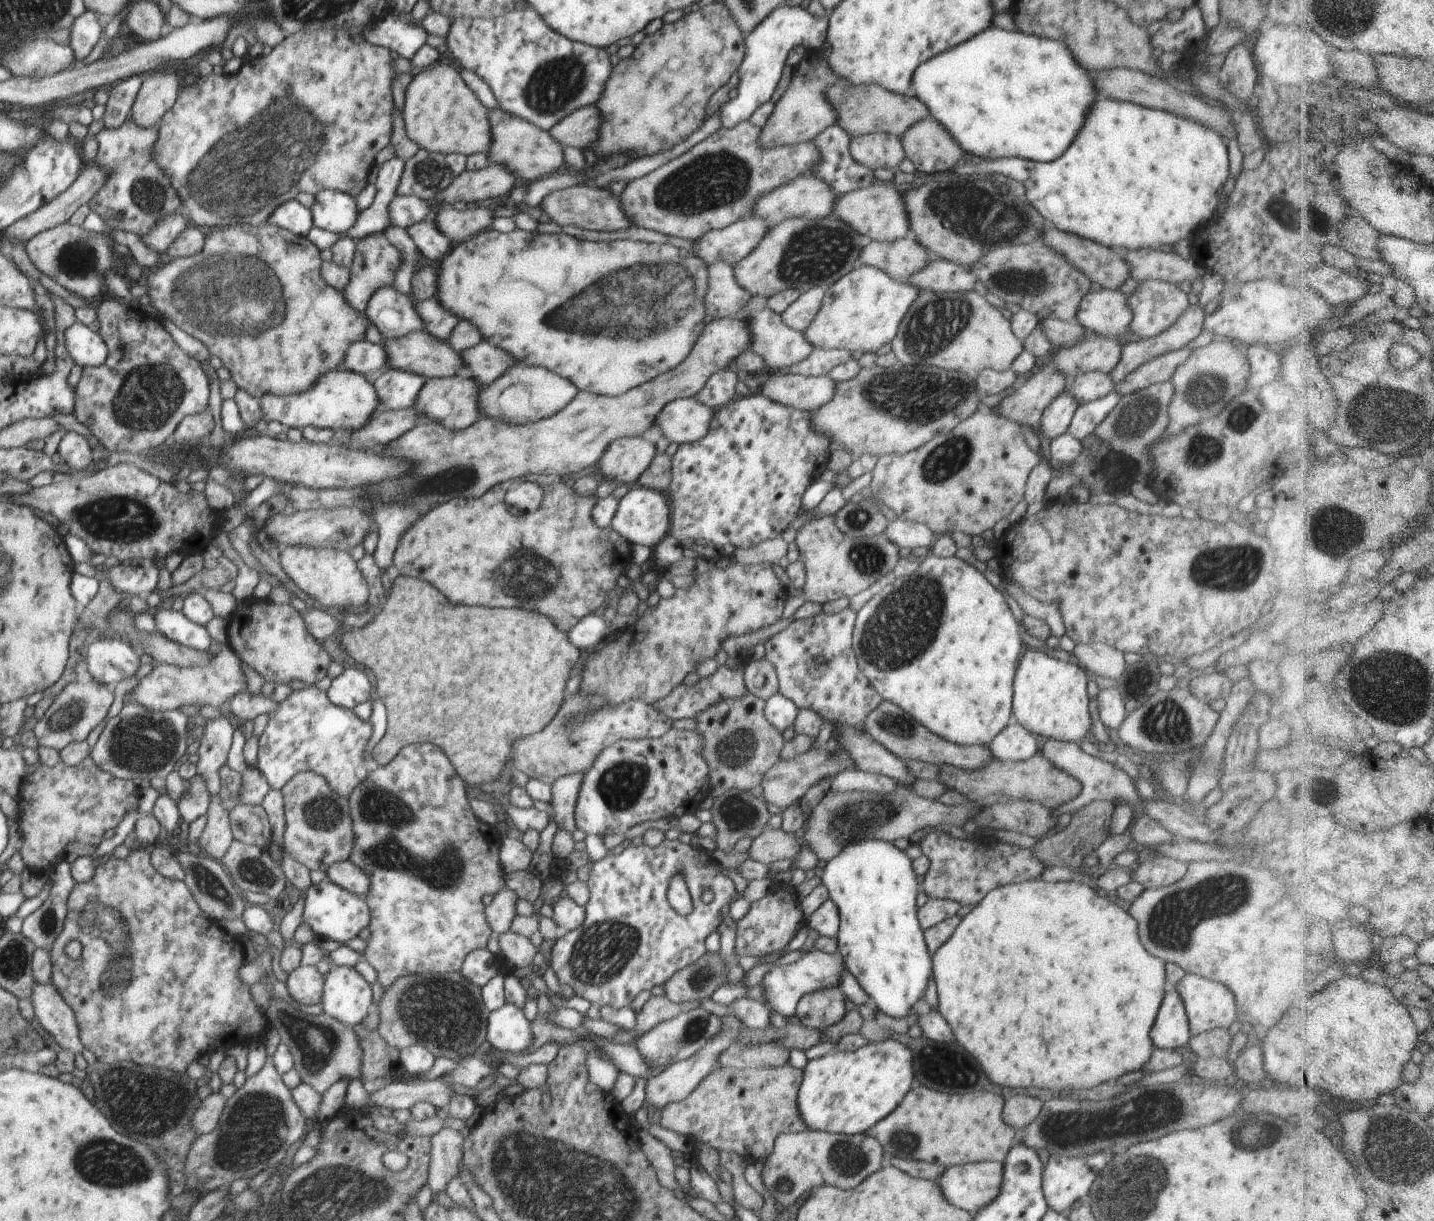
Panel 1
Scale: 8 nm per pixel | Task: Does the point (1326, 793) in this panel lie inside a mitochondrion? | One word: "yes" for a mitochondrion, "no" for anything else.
no

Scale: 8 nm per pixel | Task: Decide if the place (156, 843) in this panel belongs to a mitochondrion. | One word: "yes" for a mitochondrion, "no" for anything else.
no

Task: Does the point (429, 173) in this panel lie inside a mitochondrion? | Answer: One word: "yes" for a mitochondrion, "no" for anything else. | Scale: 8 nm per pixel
yes

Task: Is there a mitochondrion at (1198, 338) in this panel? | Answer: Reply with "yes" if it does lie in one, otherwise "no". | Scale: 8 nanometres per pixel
no

